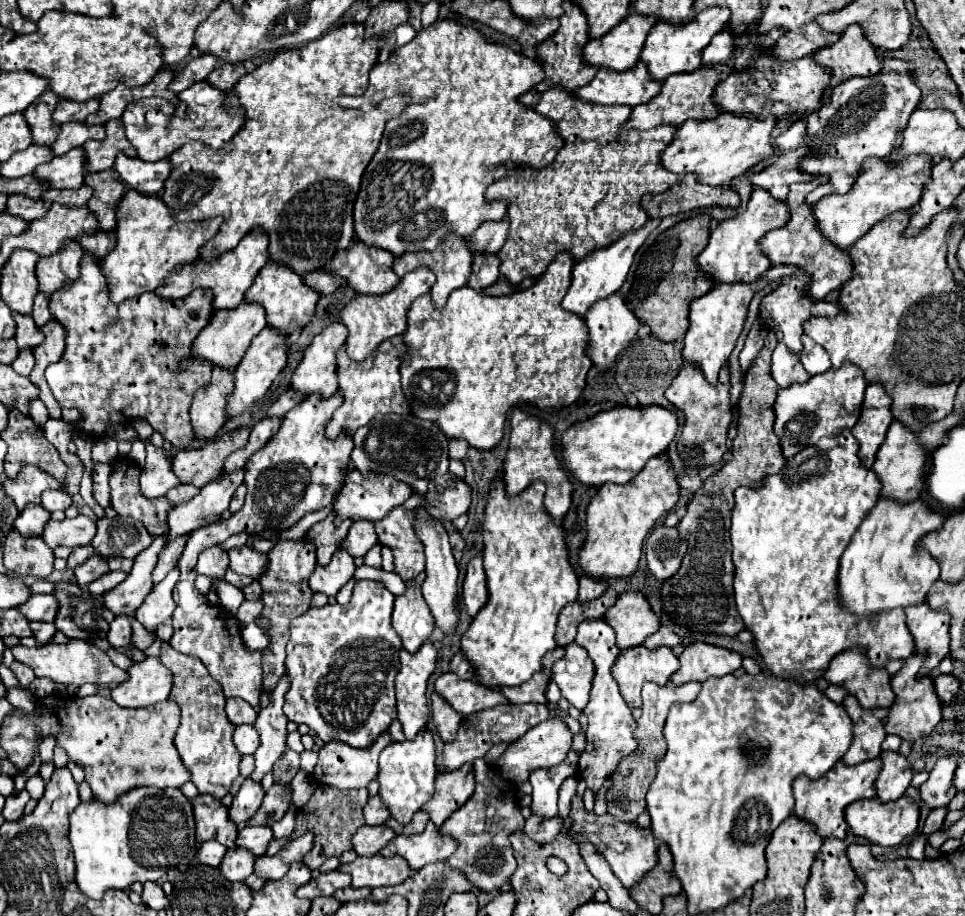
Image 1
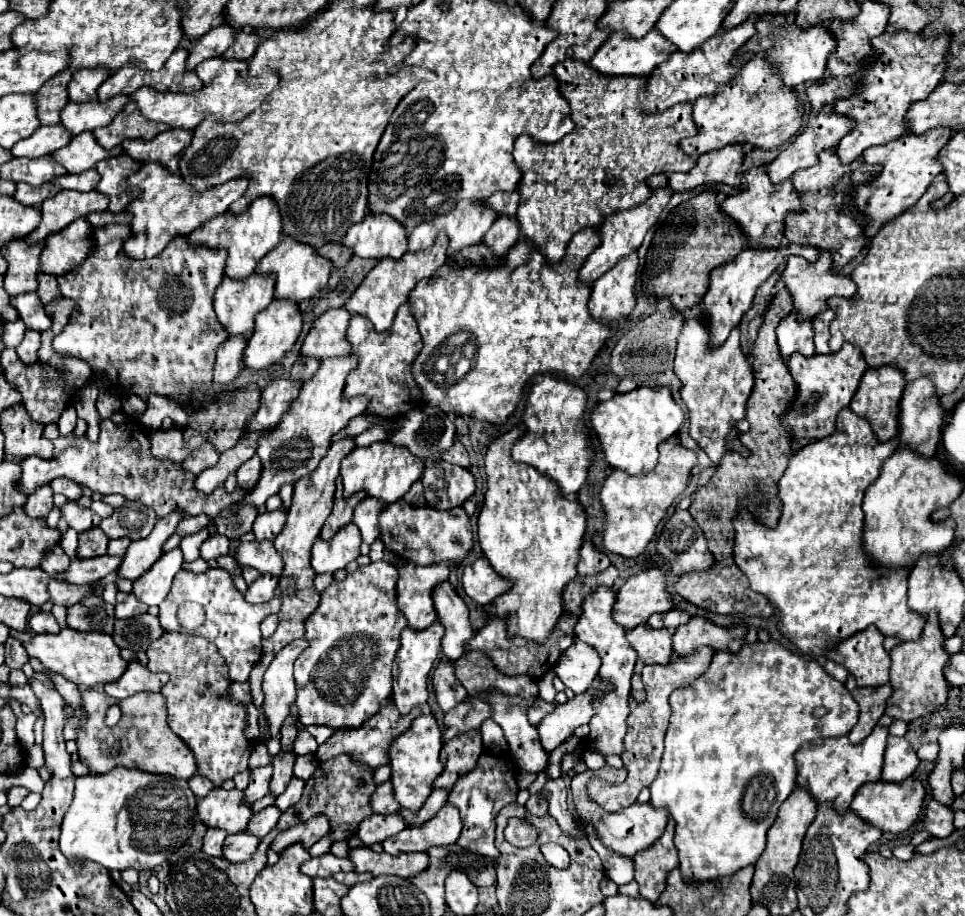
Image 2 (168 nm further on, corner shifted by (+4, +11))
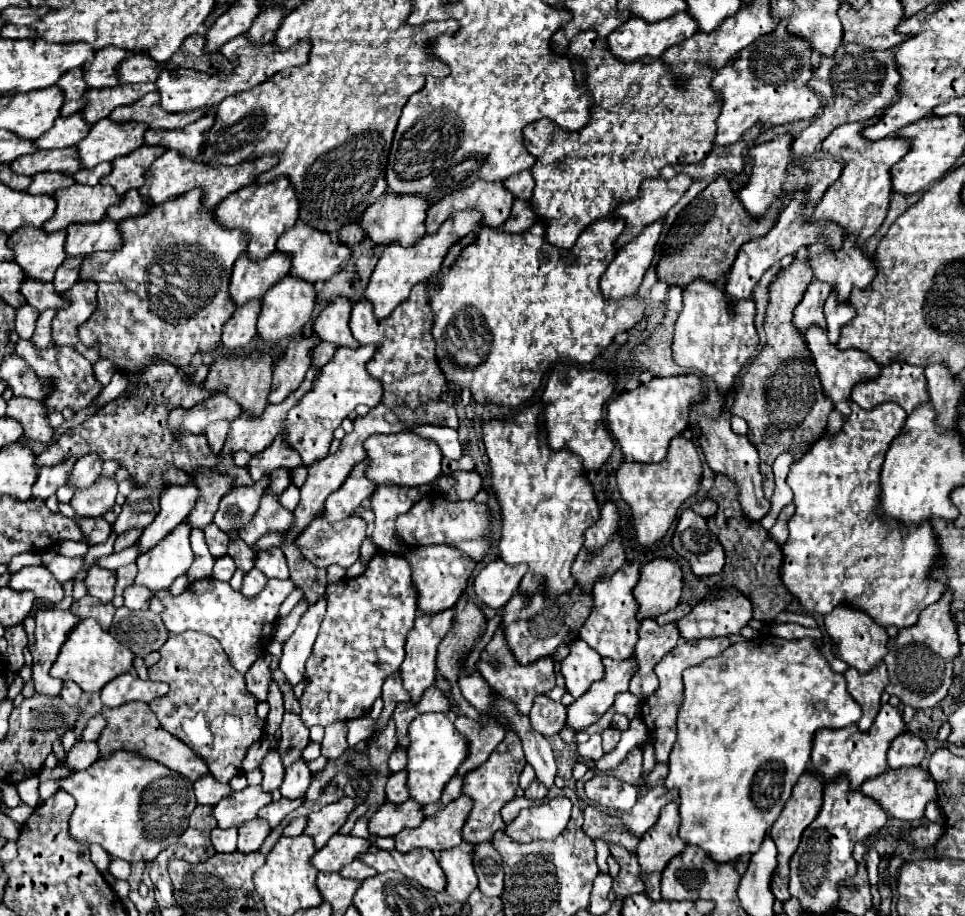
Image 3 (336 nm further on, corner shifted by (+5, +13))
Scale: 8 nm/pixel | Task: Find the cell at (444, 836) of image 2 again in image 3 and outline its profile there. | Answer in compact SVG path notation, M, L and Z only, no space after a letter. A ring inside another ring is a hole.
M461 796L447 804L443 810L427 816L427 820L415 830L403 830L395 836L399 852L411 852L415 848L429 848L433 852L449 850L461 844L461 828L471 810L471 798Z

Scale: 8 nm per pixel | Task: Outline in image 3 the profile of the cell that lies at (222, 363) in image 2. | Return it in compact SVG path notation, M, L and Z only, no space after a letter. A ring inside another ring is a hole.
M255 300L255 304L243 304L243 308L237 308L223 326L223 346L229 350L235 350L239 346L245 346L255 336L255 324L259 316L259 304L261 300Z

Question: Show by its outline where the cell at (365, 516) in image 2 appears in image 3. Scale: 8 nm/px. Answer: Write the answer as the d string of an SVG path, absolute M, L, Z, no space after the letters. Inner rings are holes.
M379 484L373 494L373 508L375 508L375 530L371 540L377 540L381 550L389 550L401 554L405 550L403 540L395 536L395 518L407 512L413 502L419 502L429 492L429 486L419 488L391 488L391 484Z

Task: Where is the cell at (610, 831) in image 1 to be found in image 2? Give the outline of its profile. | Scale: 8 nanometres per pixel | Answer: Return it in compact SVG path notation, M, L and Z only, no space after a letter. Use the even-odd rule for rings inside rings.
M604 766L604 768L594 770L594 772L586 770L582 774L576 774L572 778L572 782L570 782L570 792L572 792L572 798L574 798L574 806L576 806L578 818L584 824L588 824L588 826L594 828L596 836L600 838L600 842L608 850L612 850L612 852L616 852L620 856L626 856L626 858L634 858L640 850L646 850L648 846L652 846L662 836L662 832L666 828L666 822L668 822L668 812L666 810L654 808L652 804L634 804L634 806L630 806L626 810L620 810L620 812L614 812L614 814L606 812L596 802L592 802L590 796L588 796L588 792L586 792L586 784L592 778L604 778L610 783L620 784L626 779L626 770L624 768L616 770L616 768ZM617 779L621 779L621 782L617 783Z

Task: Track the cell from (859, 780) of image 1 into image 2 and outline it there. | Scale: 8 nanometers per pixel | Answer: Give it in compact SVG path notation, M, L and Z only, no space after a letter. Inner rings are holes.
M876 726L874 732L860 744L850 744L846 736L842 738L826 738L810 742L810 746L802 746L794 760L796 760L796 786L804 788L812 794L816 804L832 804L832 808L842 816L848 812L854 792L866 782L878 782L882 772L882 756L886 748L888 728Z

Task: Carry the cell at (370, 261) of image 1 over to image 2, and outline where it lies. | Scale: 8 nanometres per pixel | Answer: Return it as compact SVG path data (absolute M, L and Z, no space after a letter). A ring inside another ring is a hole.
M366 214L356 226L350 226L348 234L342 240L342 246L350 248L352 254L358 258L378 258L378 260L380 258L398 260L408 250L404 228L396 220L392 220L390 216L384 216L384 214L380 214L380 216Z

